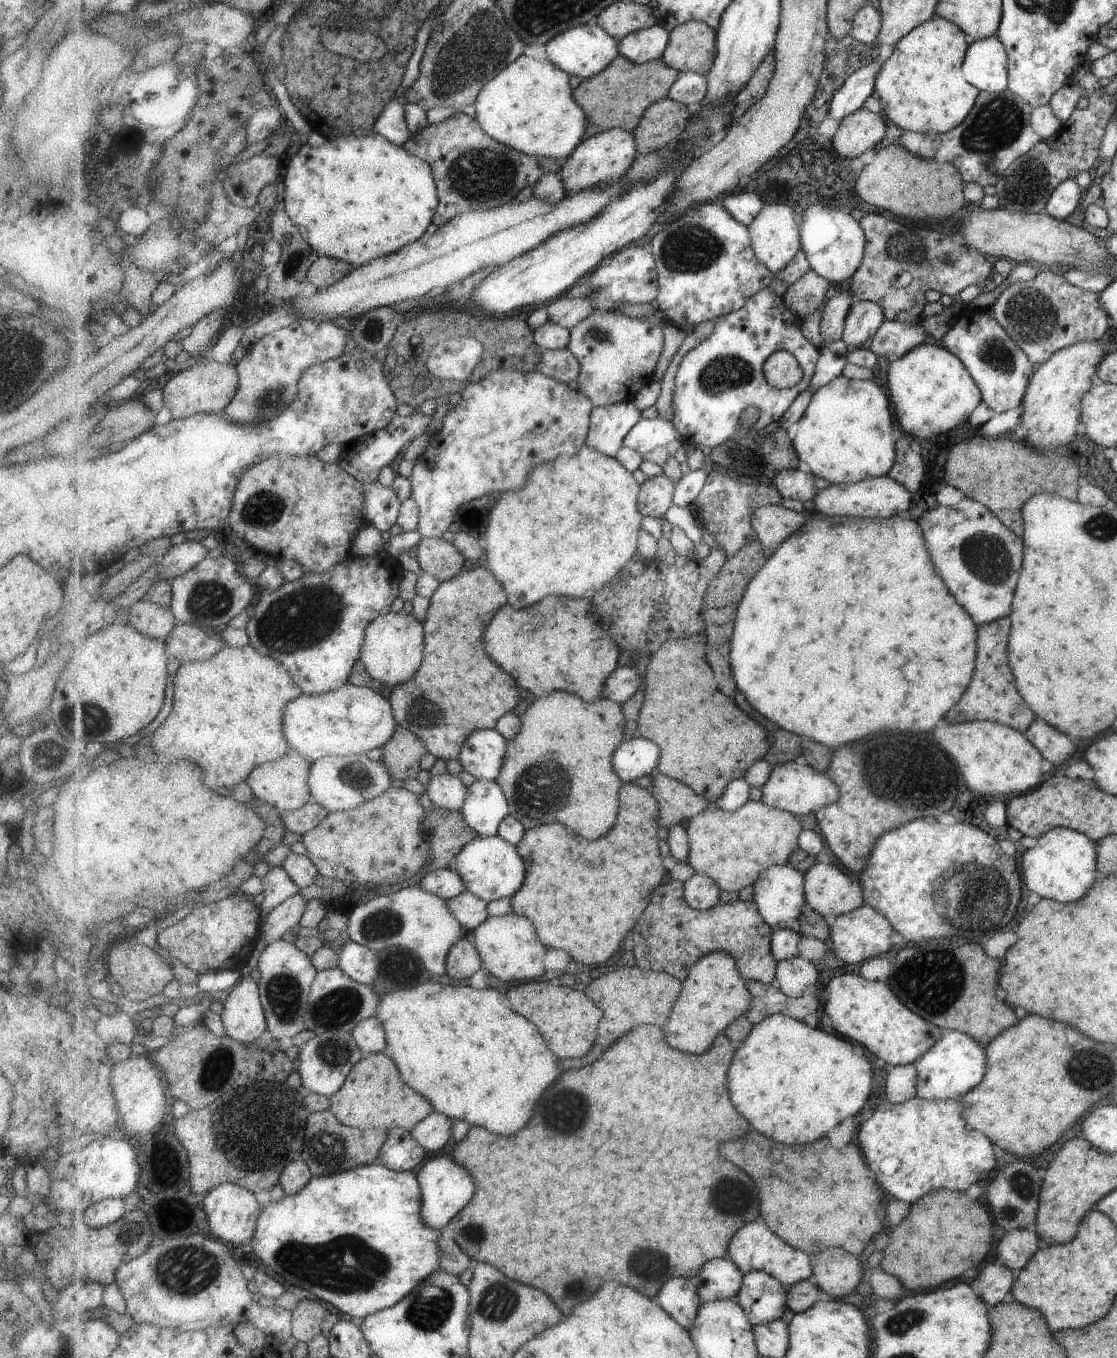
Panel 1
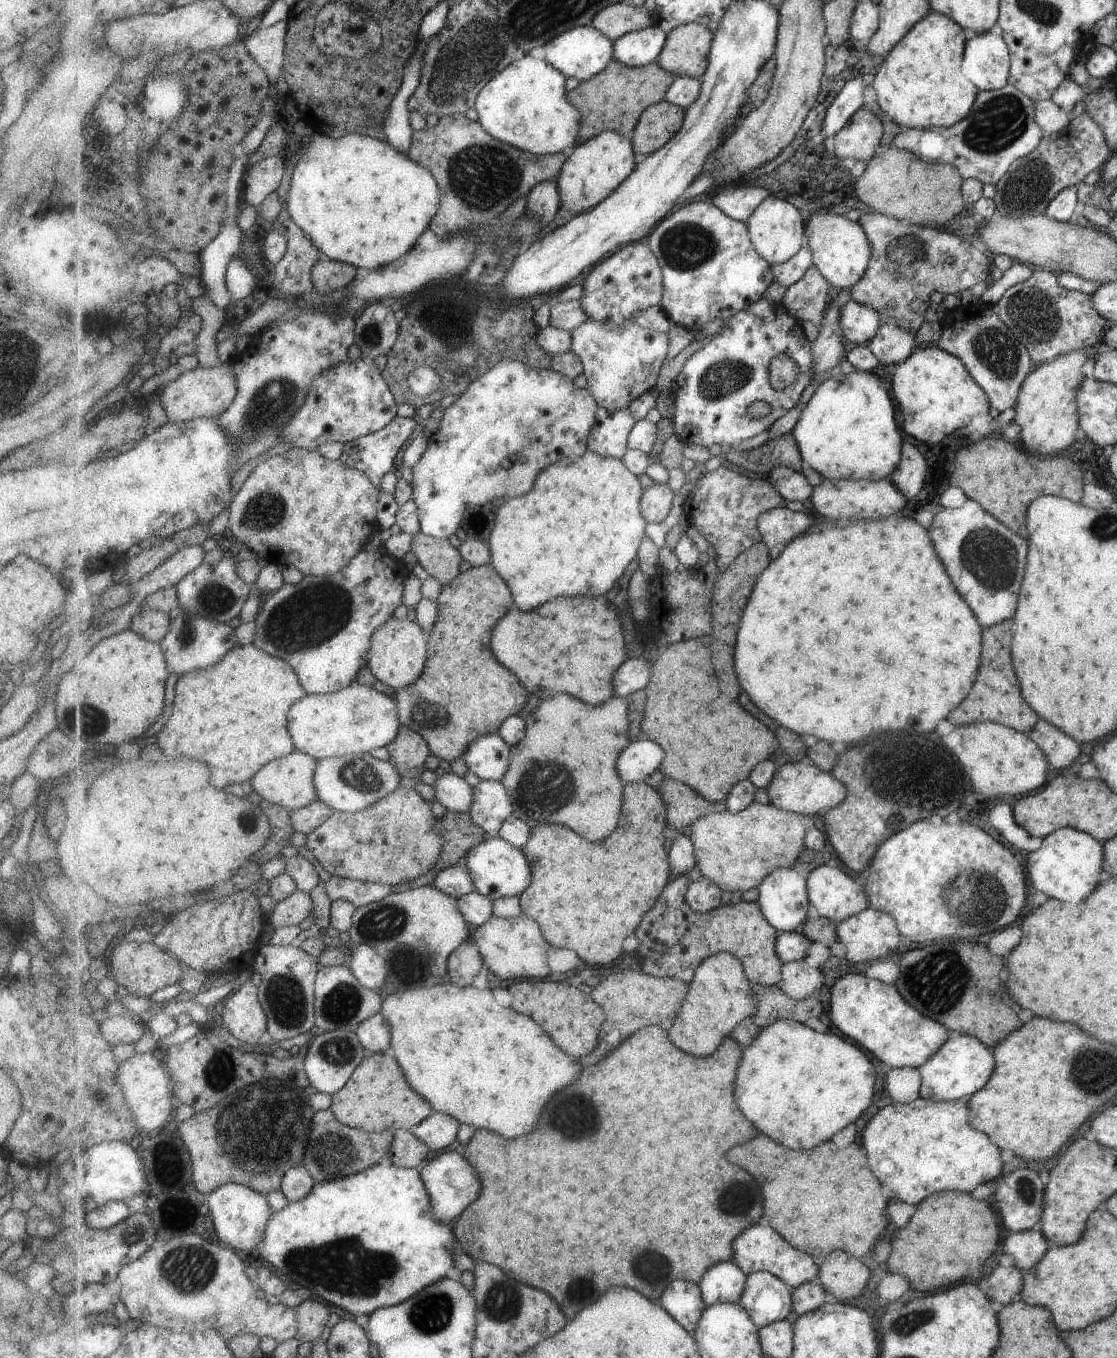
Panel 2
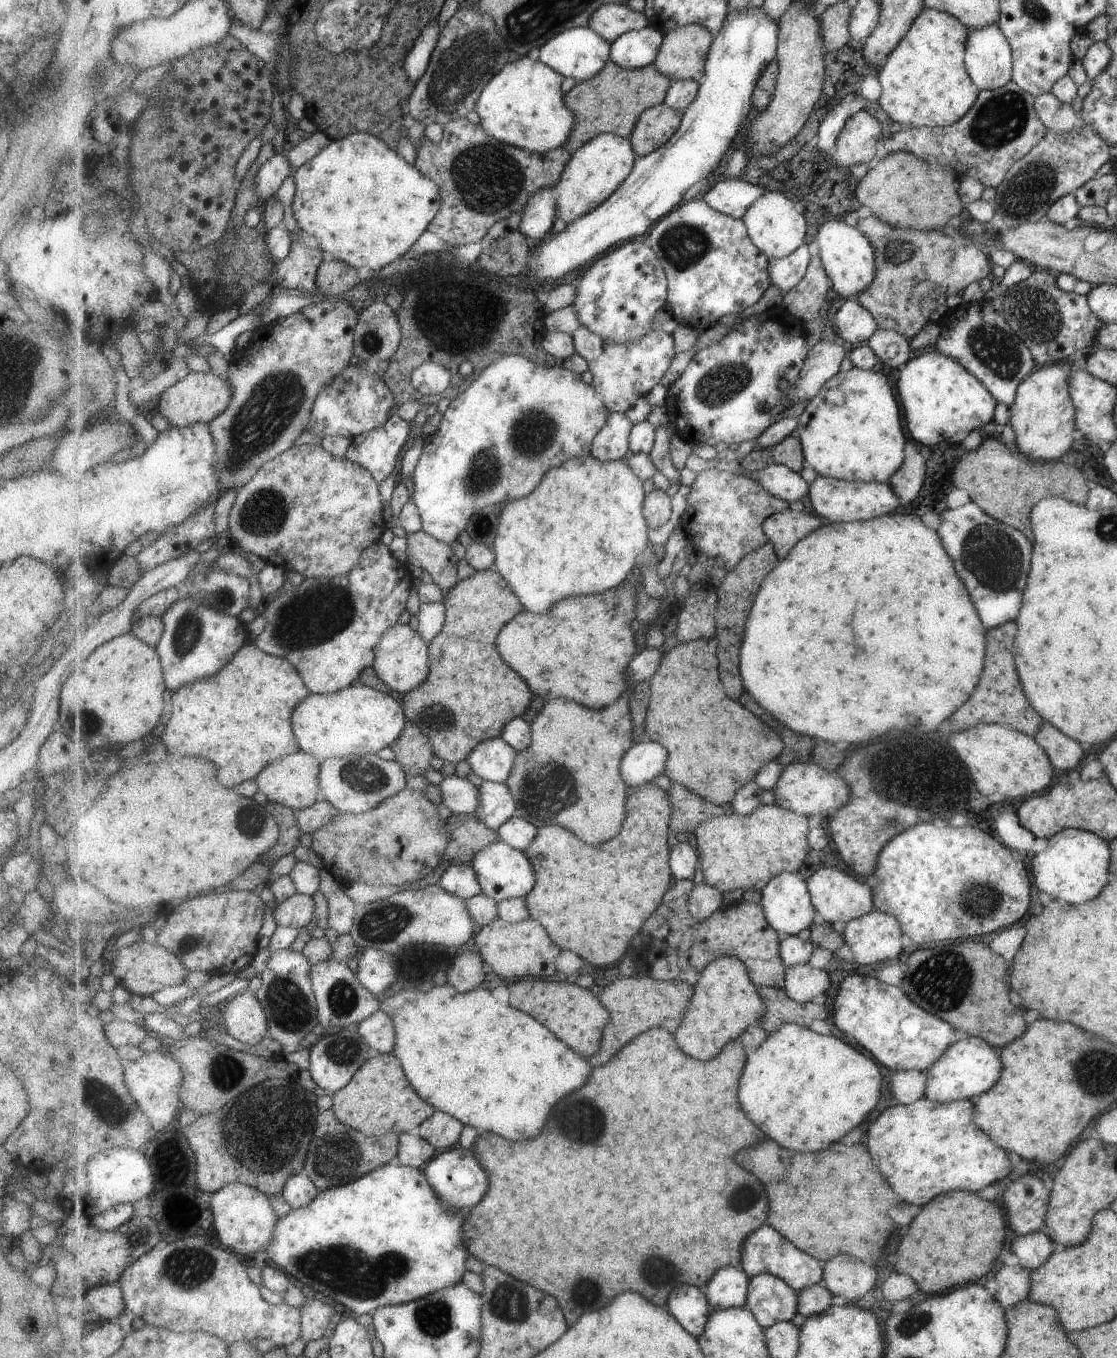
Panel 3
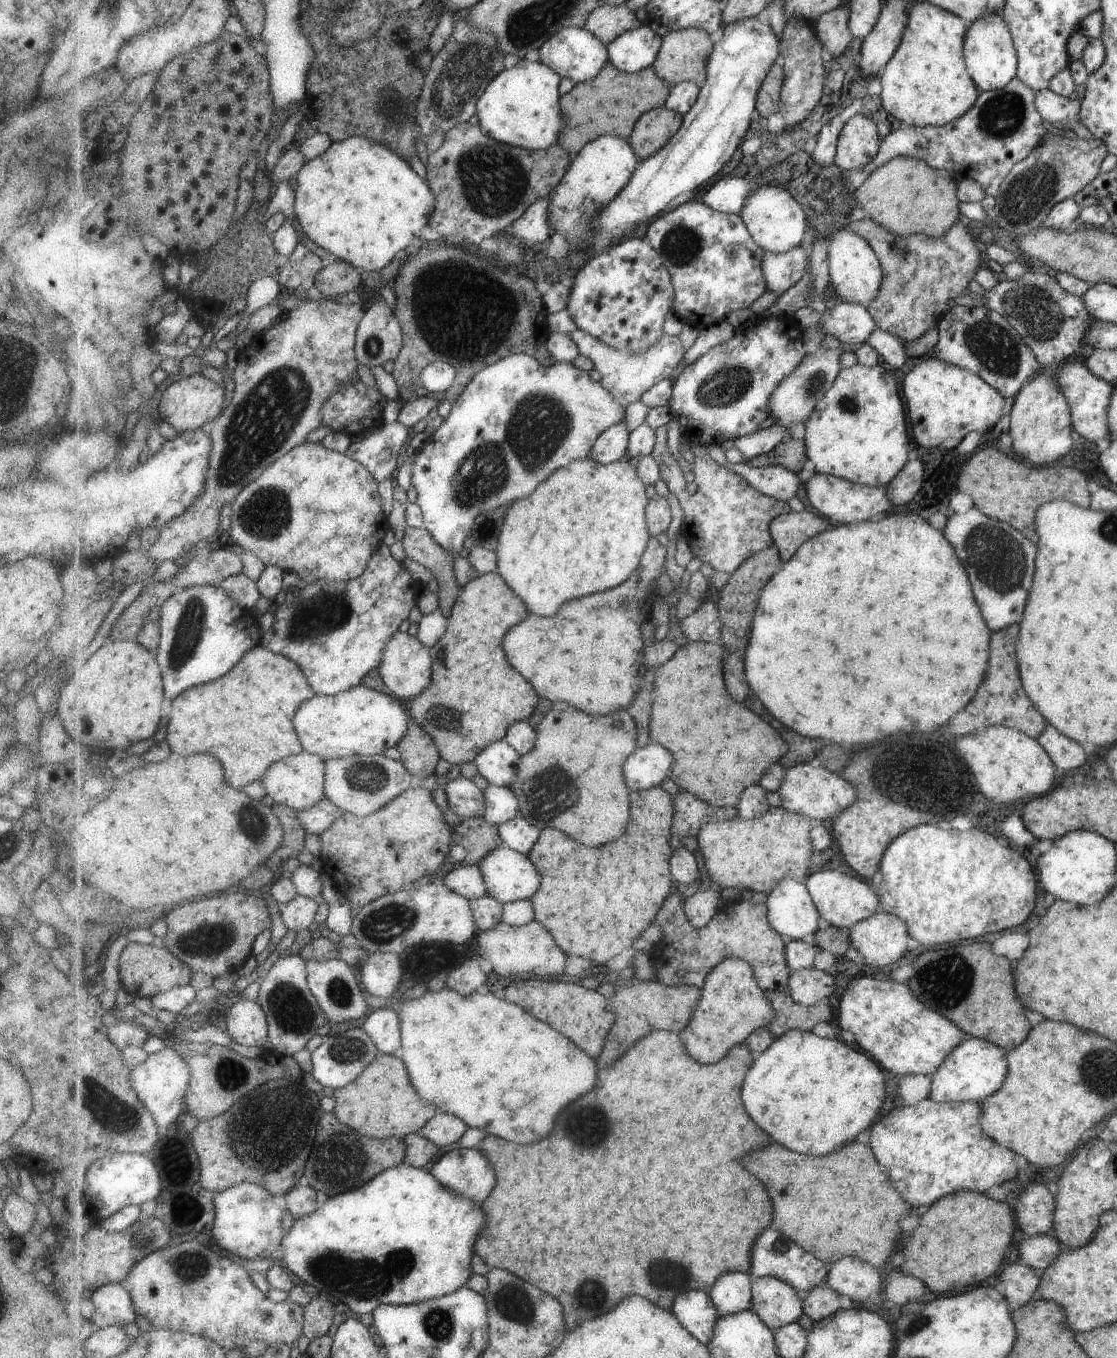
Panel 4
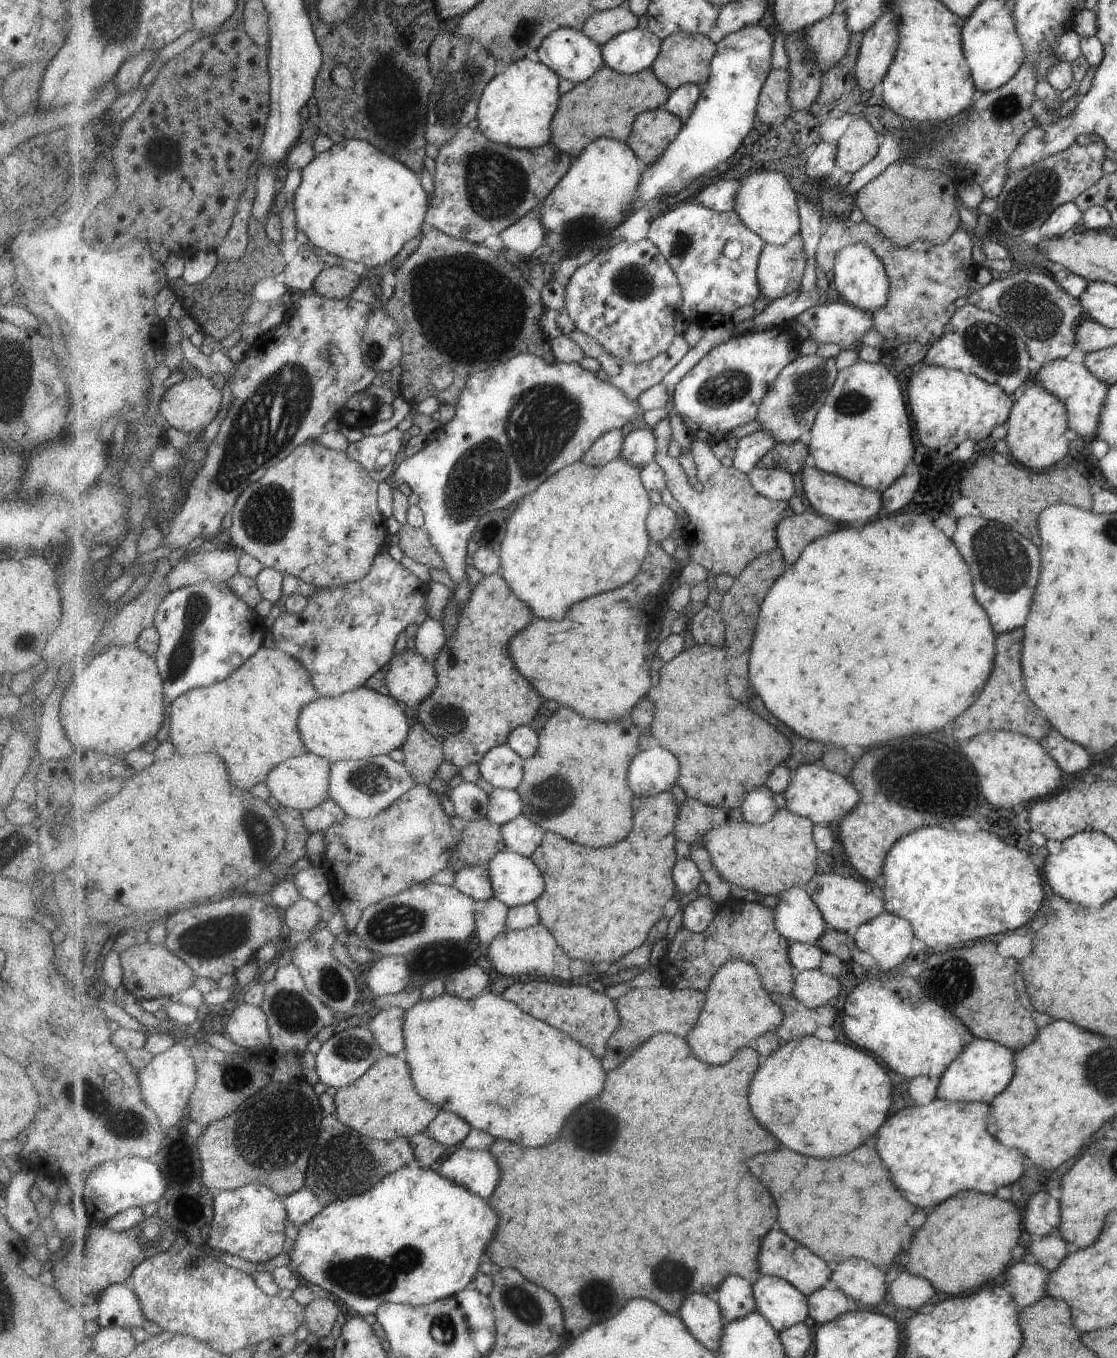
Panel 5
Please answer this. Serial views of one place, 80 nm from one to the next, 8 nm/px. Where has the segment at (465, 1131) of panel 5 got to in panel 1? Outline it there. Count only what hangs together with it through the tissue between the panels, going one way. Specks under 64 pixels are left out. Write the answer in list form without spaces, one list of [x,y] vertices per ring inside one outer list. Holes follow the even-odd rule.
[[[434,1110],[427,1118],[412,1128],[412,1137],[427,1151],[437,1152],[451,1140],[453,1124],[443,1113]]]

